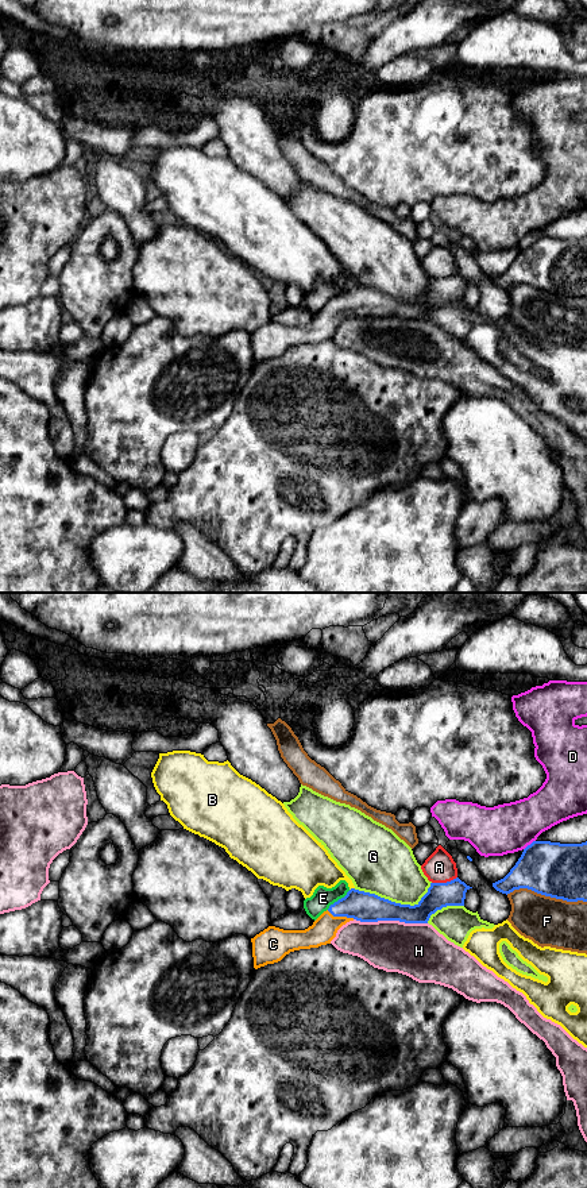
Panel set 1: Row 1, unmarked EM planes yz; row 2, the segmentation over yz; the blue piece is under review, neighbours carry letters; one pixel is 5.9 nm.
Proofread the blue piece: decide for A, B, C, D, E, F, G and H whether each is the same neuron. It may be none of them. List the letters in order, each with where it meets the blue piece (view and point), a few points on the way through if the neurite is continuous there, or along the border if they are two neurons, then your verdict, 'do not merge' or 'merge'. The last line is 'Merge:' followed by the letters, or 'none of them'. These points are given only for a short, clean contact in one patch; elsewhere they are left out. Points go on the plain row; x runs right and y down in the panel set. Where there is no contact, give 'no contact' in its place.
A: contact yz (444, 278); do not merge
B: contact yz (351, 284); do not merge
C: contact yz (340, 311); way yz (362, 301), (351, 301), (340, 311), (324, 324); merge
D: contact yz (530, 239); do not merge
E: contact yz (339, 294); border yz (350, 285), (327, 304); do not merge
F: contact yz (547, 290); do not merge
G: contact yz (396, 299); do not merge
H: contact yz (390, 315); do not merge
Merge: C

